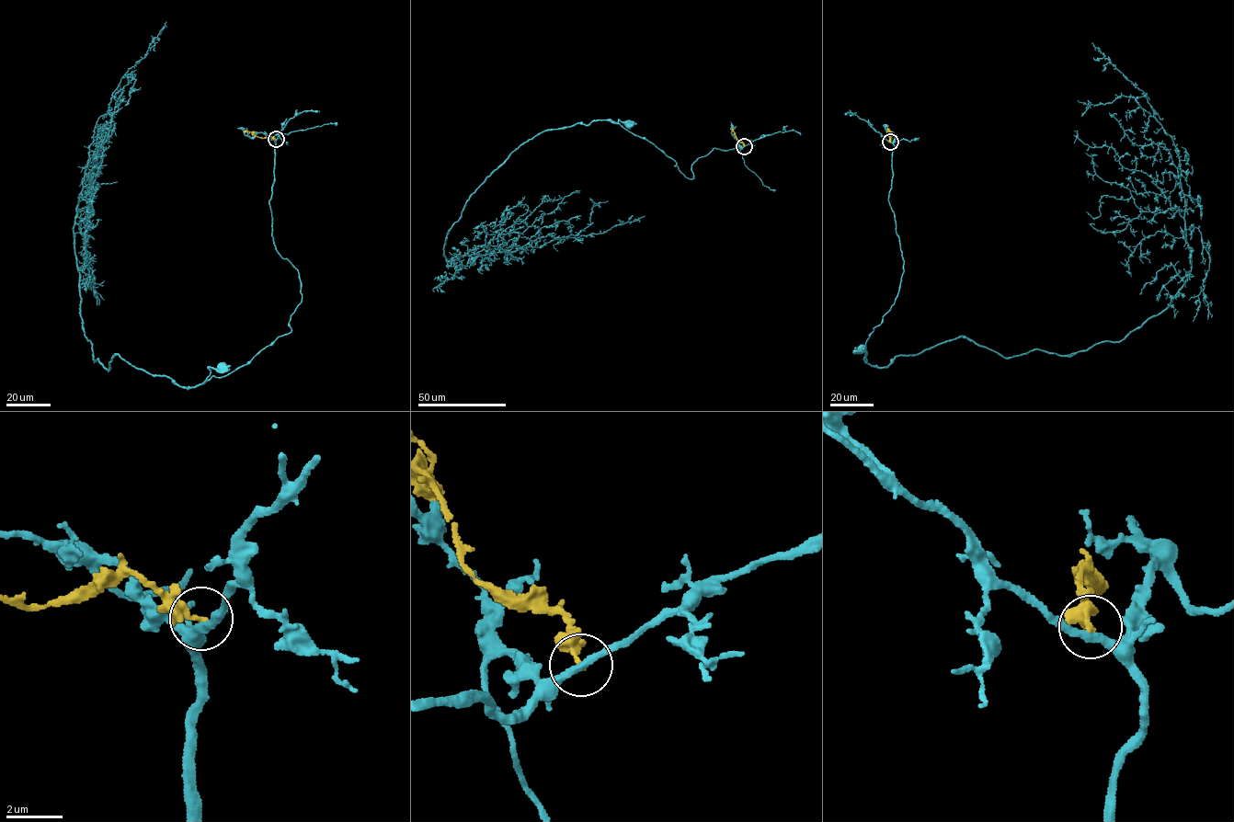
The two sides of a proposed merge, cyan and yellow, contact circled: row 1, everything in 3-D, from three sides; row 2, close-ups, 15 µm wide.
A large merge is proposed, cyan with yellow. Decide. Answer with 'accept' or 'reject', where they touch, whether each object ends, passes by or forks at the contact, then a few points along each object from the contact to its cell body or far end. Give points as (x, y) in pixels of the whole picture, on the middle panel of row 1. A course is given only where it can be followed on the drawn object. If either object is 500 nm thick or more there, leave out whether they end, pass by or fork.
reject; place (744, 146); cyan passes by; yellow ends; course cyan (744, 146), (724, 151), (714, 148), (691, 165), (693, 178), (689, 179), (657, 147), (611, 120), (629, 125); course yellow (744, 146), (731, 128)

